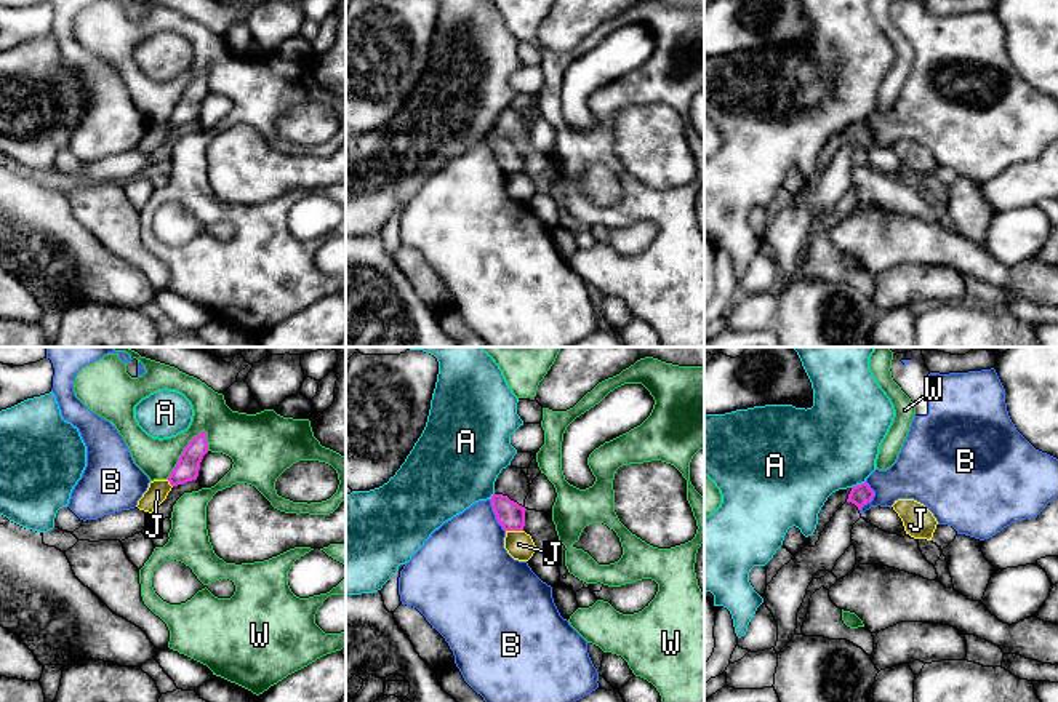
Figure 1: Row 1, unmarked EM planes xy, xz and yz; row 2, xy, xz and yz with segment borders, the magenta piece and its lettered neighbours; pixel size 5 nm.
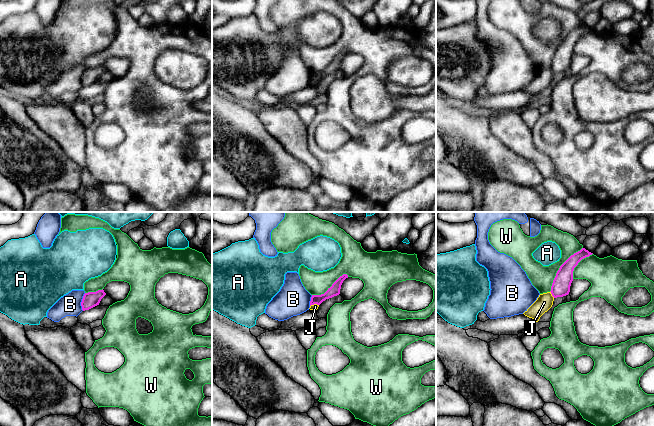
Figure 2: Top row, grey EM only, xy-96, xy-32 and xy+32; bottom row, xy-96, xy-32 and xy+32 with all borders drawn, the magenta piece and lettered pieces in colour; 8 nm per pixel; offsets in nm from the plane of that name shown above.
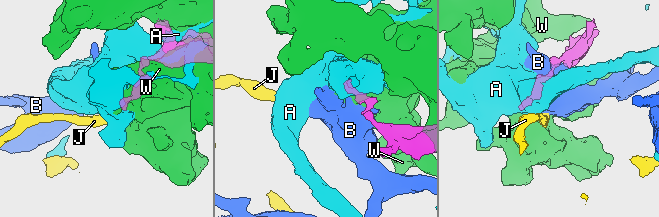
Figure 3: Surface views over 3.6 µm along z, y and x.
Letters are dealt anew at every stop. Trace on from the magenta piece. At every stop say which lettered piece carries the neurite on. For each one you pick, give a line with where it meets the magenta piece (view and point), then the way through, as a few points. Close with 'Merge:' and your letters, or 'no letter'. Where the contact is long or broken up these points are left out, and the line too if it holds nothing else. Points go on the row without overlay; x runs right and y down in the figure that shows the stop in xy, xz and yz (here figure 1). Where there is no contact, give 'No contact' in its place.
Merge: no letter

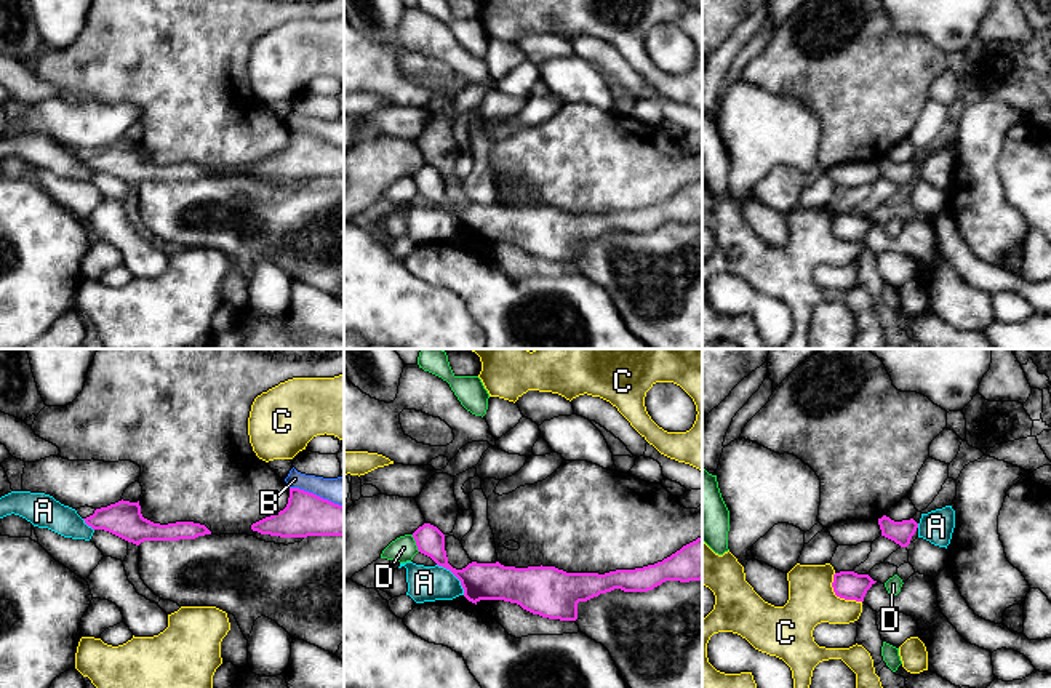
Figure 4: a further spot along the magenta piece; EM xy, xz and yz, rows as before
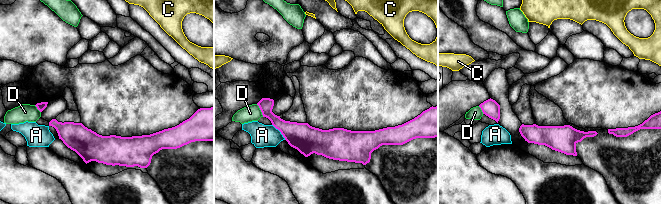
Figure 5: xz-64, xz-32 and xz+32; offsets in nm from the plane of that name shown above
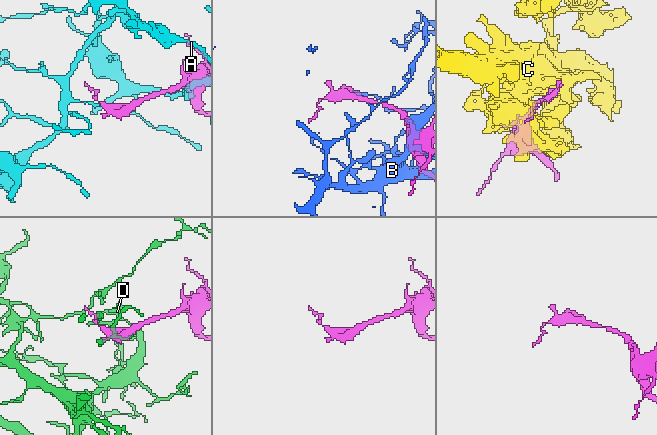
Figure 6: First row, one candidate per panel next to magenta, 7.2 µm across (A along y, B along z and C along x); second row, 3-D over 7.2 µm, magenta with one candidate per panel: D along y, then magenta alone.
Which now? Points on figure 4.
Merge: no letter

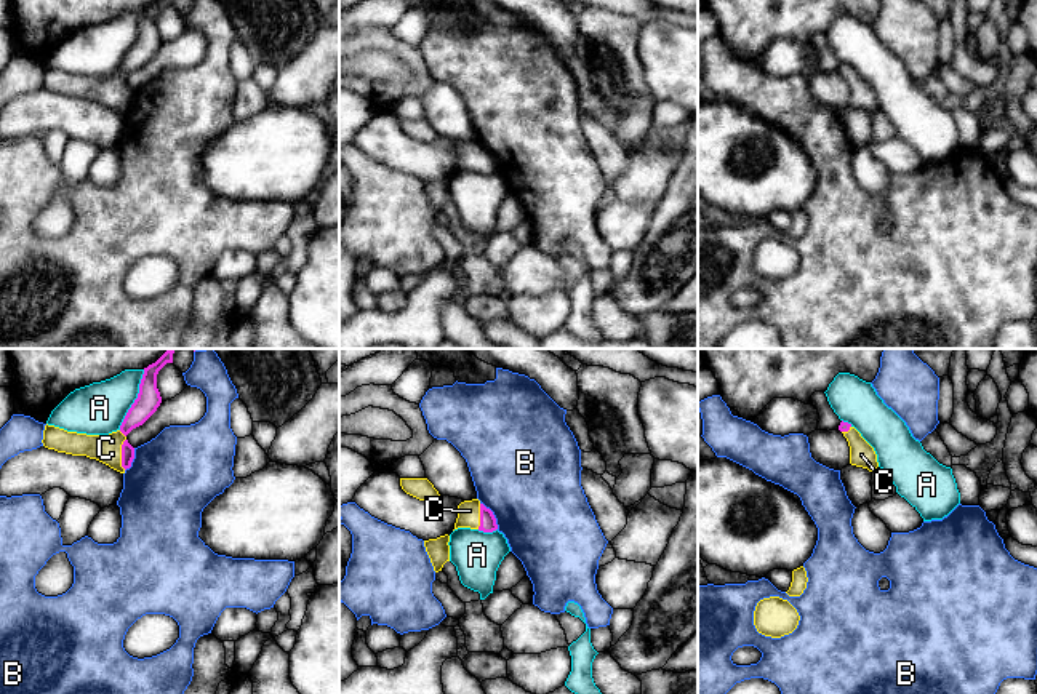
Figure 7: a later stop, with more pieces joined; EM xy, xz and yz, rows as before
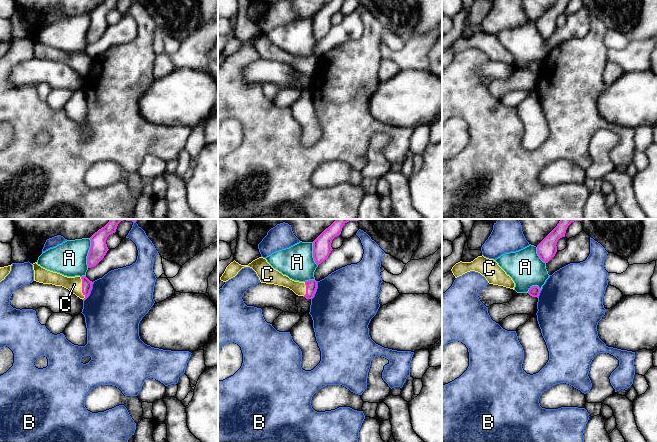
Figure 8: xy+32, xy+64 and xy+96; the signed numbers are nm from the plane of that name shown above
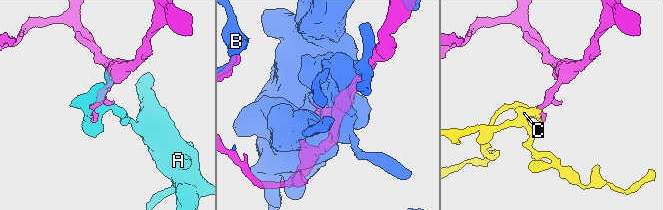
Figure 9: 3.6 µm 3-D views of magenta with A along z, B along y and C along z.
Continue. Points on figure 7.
C: Touches magenta at xy (122, 91). Path across: xy (127, 91), (122, 91), (106, 90)
Merge: C

